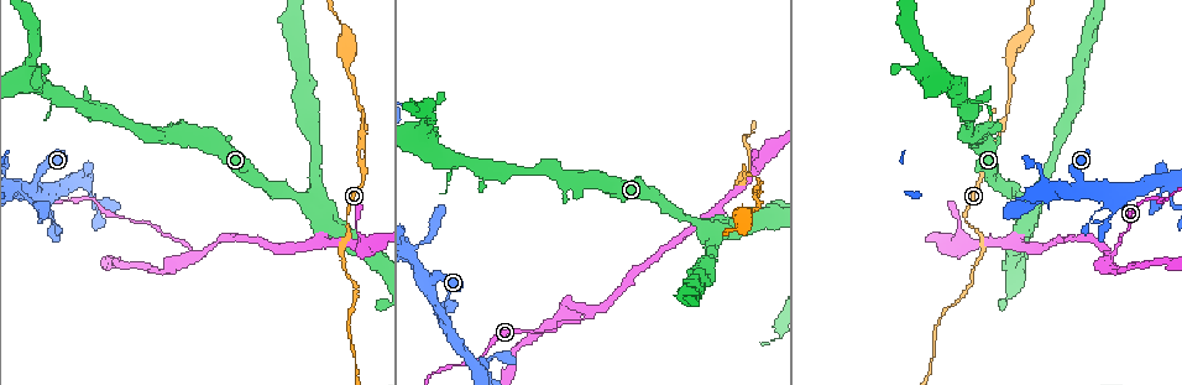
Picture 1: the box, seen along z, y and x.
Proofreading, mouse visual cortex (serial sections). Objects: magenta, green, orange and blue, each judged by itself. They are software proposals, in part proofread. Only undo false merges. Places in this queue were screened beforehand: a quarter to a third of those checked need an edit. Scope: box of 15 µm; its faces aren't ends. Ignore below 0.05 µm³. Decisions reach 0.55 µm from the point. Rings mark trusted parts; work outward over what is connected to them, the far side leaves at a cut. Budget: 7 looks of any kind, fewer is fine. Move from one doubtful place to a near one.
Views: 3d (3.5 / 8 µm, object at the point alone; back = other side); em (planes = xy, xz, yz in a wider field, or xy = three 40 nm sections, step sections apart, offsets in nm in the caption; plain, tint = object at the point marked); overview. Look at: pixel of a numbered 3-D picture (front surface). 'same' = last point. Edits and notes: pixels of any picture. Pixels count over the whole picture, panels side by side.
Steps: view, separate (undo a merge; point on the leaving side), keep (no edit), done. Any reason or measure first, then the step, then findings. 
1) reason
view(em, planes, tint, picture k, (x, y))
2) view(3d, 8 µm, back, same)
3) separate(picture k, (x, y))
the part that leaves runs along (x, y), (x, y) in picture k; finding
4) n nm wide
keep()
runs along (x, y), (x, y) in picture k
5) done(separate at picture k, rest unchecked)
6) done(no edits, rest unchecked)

three arms meet
view(3d, 3.5 µm, picture 1, (588, 310))

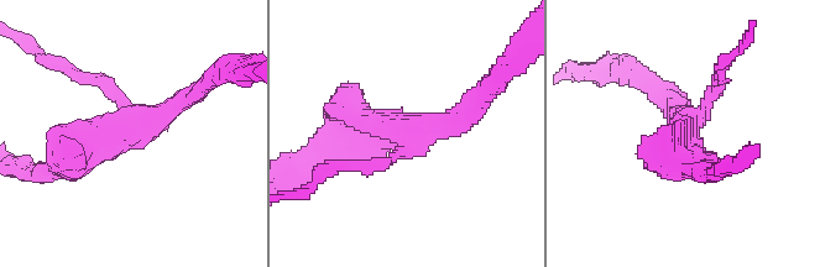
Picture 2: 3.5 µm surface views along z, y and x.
3 arms; arms of 200, 250, 350 nm; shape alone is not enough
view(em, planes, tint, picture 2, (691, 117))

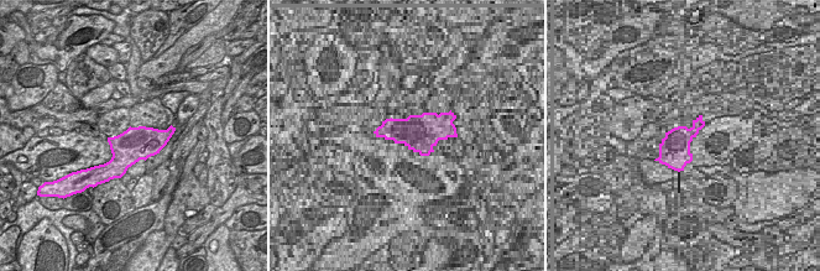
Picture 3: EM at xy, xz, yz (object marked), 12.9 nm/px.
another direction
view(em, xy, step 5, tint, same)

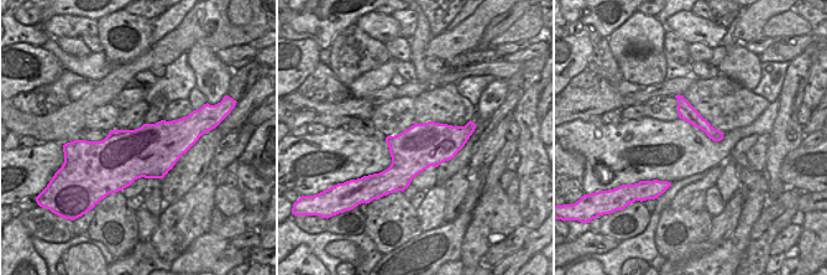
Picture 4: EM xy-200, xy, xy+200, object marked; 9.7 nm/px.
separate(picture 2, (157, 126))
a second cell is stuck on

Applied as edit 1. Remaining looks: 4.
a narrow waist
view(3d, 3.5 µm, picture 1, (362, 161))

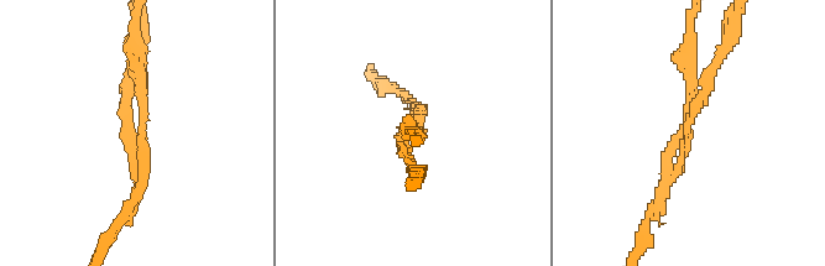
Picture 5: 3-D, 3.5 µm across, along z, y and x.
now the EM
view(em, xy, step 3, tint, picture 5, (684, 136))

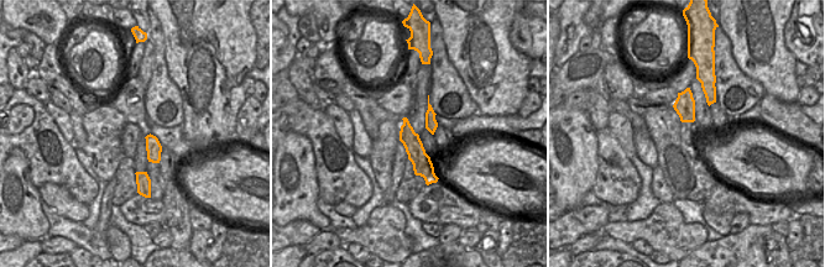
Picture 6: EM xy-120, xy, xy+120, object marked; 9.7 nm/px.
separate(picture 5, (727, 45))
a second cell is stuck on

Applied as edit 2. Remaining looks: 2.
done(separate at picture 2, separate at picture 5, rest unchecked)

